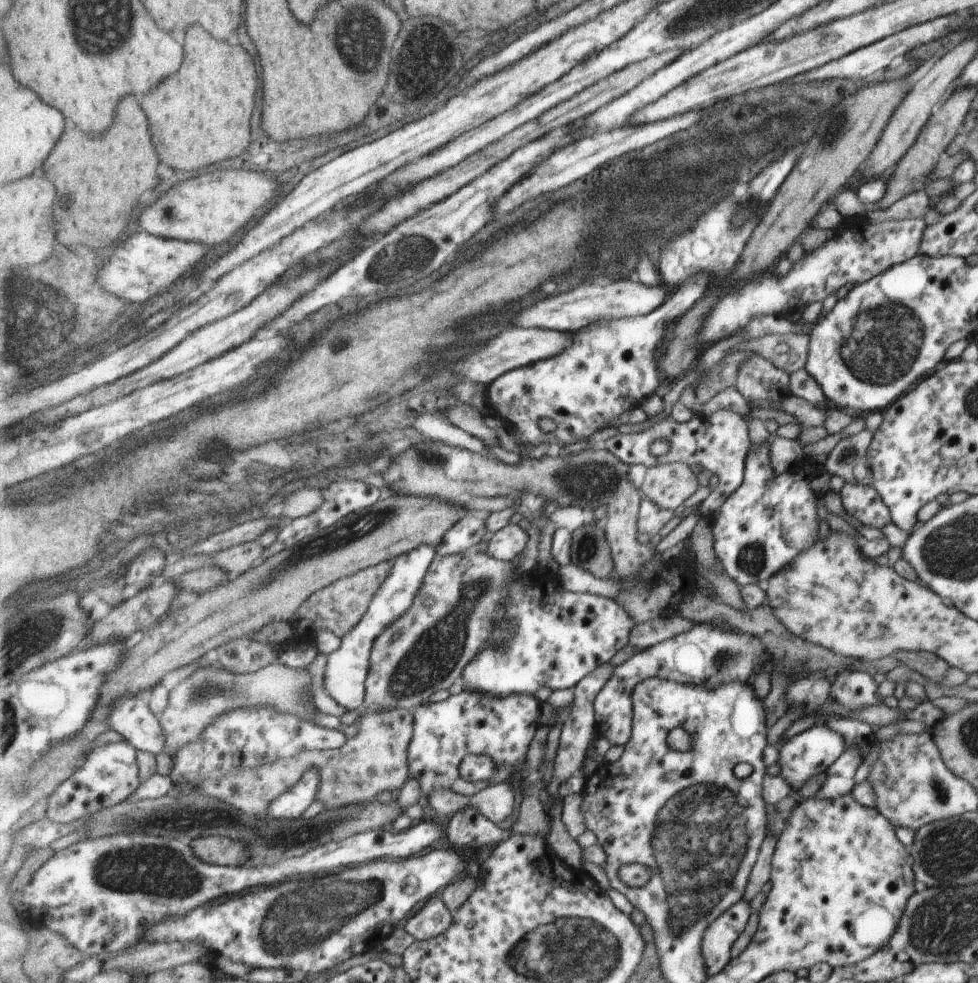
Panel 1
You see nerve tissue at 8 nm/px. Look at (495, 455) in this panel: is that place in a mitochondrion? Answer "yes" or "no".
no

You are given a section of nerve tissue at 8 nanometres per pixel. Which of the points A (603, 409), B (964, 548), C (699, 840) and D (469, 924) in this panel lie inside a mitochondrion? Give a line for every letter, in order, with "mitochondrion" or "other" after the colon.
A: other
B: mitochondrion
C: mitochondrion
D: other

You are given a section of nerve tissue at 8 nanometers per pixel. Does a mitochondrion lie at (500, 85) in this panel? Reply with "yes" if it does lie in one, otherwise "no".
no

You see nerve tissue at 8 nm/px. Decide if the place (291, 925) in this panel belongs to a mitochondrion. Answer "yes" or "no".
yes

